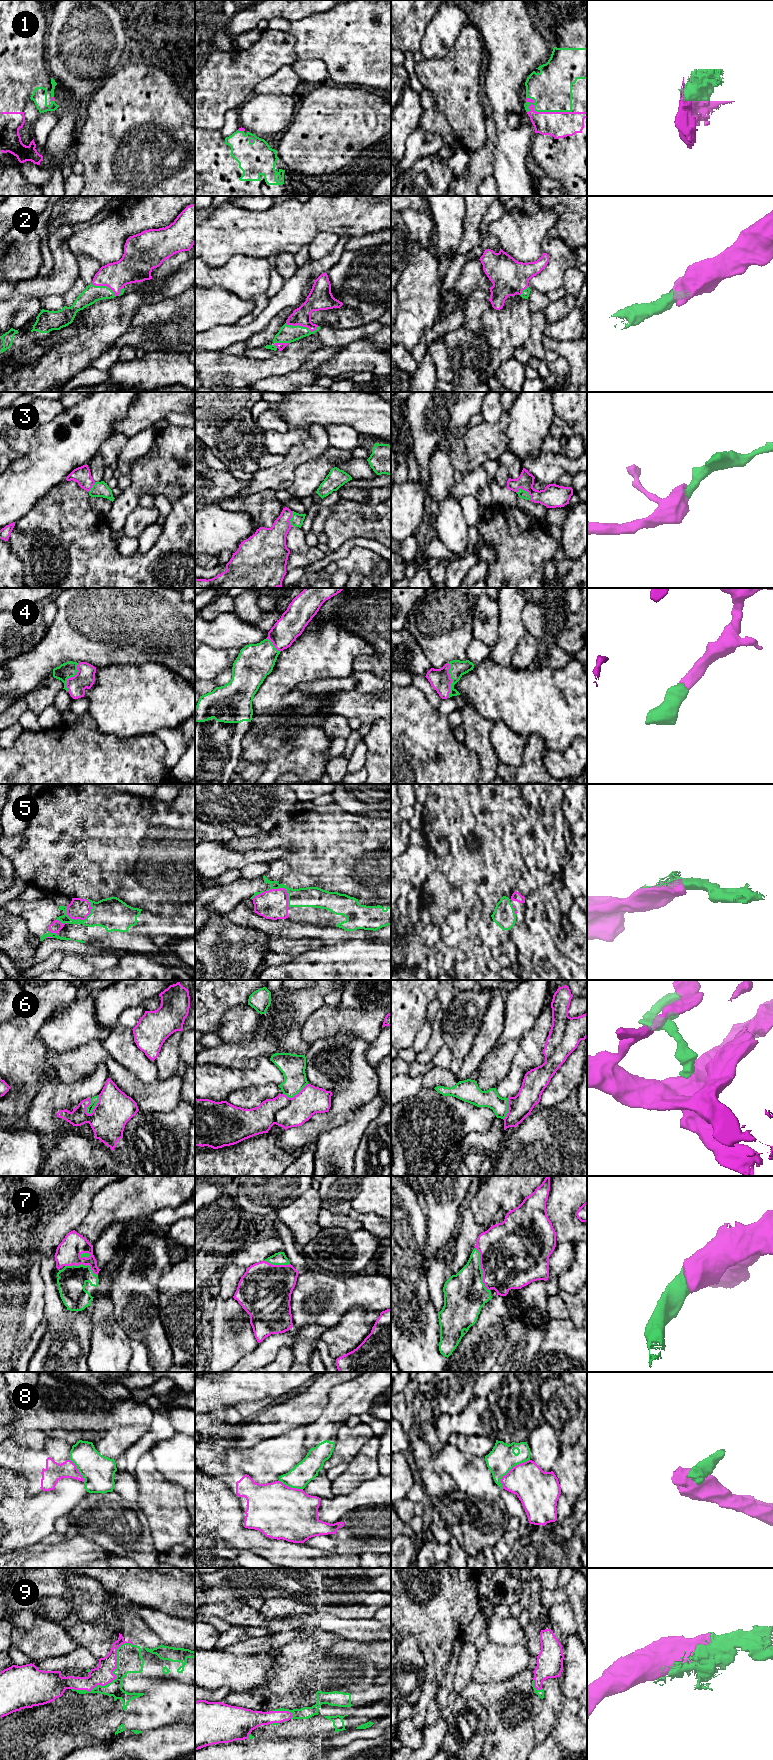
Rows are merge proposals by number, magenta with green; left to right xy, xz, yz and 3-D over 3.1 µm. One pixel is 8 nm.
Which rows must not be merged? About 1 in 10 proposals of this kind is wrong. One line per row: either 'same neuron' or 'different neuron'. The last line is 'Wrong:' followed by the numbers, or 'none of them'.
1: same neuron
2: same neuron
3: same neuron
4: same neuron
5: same neuron
6: same neuron
7: same neuron
8: same neuron
9: same neuron
Wrong: none of them

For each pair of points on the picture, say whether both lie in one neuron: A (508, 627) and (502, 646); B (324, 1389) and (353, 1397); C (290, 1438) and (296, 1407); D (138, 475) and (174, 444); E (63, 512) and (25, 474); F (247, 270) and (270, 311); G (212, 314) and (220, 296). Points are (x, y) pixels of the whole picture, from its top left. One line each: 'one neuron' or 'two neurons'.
A: one neuron
B: two neurons
C: two neurons
D: one neuron
E: two neurons
F: two neurons
G: one neuron

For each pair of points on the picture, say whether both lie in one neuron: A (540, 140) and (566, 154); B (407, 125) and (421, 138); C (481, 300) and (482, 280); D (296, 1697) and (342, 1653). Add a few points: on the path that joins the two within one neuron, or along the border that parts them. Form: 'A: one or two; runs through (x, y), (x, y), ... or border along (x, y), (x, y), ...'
A: one; runs through (546, 146), (549, 149), (560, 149)
B: two; border along (419, 126), (408, 137), (404, 152)
C: two; border along (488, 287), (474, 290), (465, 297)
D: two; border along (325, 1654), (329, 1659), (335, 1660), (341, 1668)

